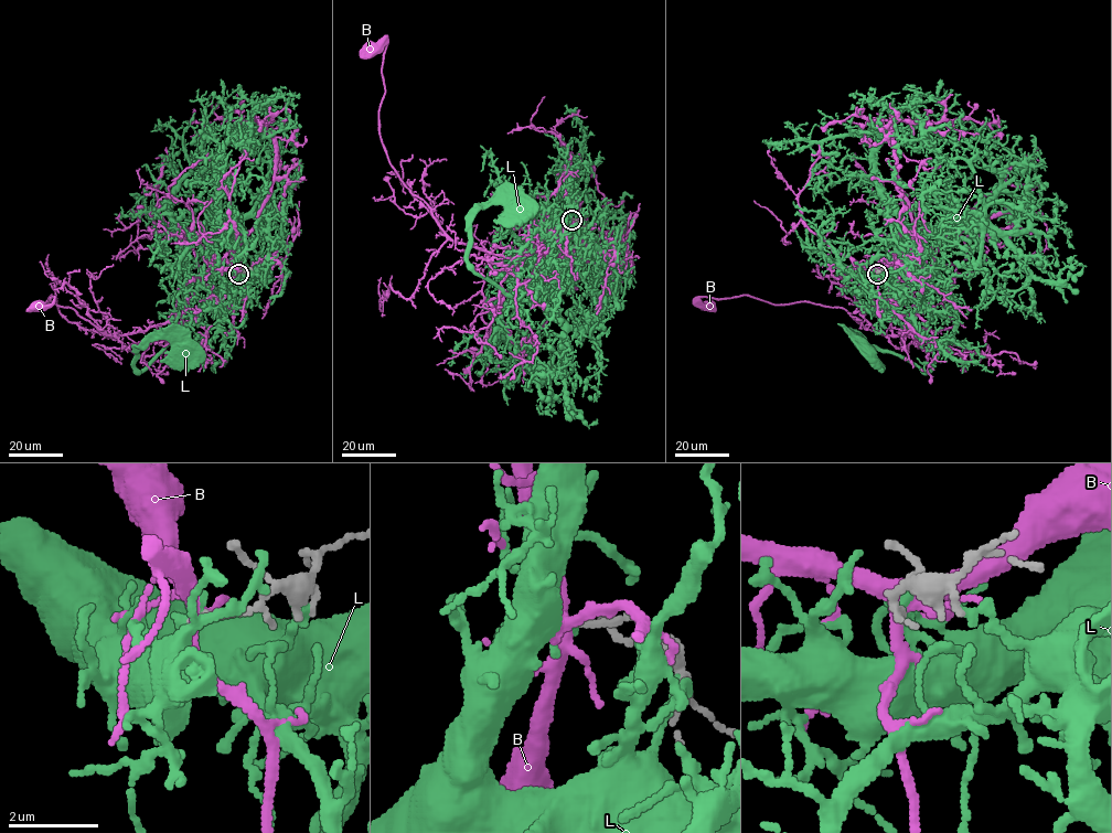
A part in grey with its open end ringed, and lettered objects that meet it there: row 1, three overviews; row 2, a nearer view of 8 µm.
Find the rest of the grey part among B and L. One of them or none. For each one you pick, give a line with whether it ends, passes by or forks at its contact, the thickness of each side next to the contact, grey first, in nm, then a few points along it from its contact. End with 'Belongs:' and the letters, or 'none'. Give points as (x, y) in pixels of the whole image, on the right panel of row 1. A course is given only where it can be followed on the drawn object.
Belongs: none

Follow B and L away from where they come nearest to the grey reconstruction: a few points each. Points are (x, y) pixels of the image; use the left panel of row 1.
B: (238, 273), (222, 259), (181, 314), (127, 334), (45, 305), (51, 295), (35, 303)
L: (238, 273), (213, 259), (215, 279), (202, 312), (140, 371), (134, 365), (137, 352), (158, 338), (186, 350)

